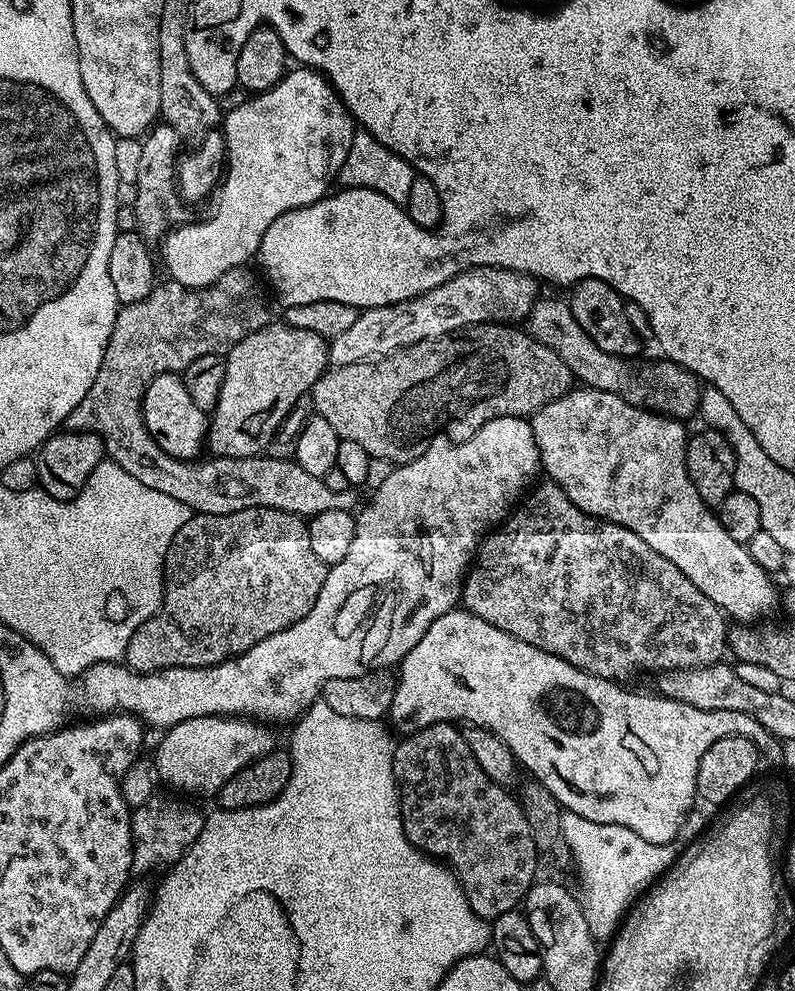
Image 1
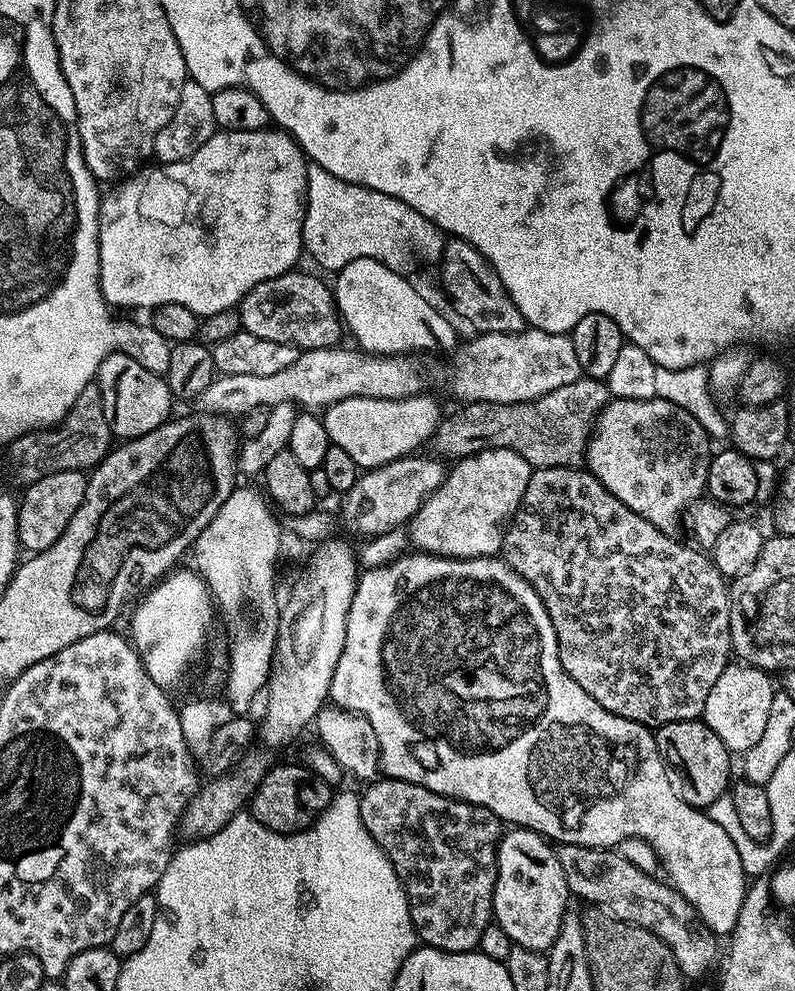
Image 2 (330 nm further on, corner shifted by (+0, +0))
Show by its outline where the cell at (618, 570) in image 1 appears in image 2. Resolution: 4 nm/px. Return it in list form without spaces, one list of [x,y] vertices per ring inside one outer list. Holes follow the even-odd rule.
[[[580,468],[535,469],[516,515],[504,530],[502,559],[536,591],[542,606],[546,606],[546,614],[550,614],[550,622],[558,638],[558,658],[566,674],[570,674],[570,678],[574,678],[574,682],[578,682],[578,686],[582,686],[582,690],[586,690],[586,694],[590,694],[590,698],[594,698],[606,710],[649,726],[701,719],[706,697],[710,695],[714,682],[718,682],[718,674],[722,674],[722,670],[728,667],[733,655],[728,605],[730,588],[726,578],[716,569],[711,555],[705,554],[691,543],[679,544],[676,538],[675,535],[658,530],[650,522],[646,522],[646,518],[634,514],[634,510],[618,502],[618,498],[614,498],[614,494],[606,490],[606,486],[597,482],[591,472]]]

